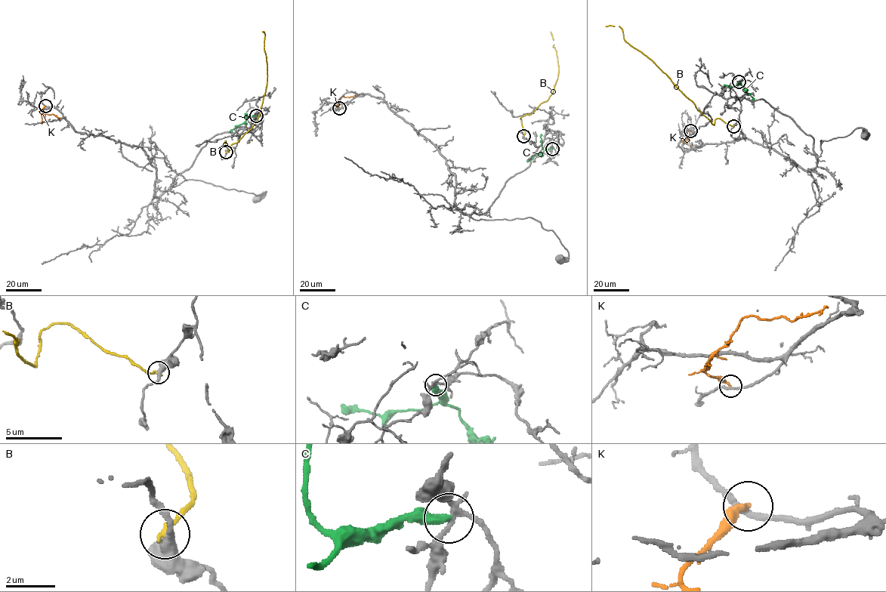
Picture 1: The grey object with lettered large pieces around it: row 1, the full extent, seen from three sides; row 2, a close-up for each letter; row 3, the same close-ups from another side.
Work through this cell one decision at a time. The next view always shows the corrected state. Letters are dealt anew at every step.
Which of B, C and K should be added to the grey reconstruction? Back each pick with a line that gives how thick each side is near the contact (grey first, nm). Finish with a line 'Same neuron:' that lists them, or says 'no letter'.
Same neuron: no letter

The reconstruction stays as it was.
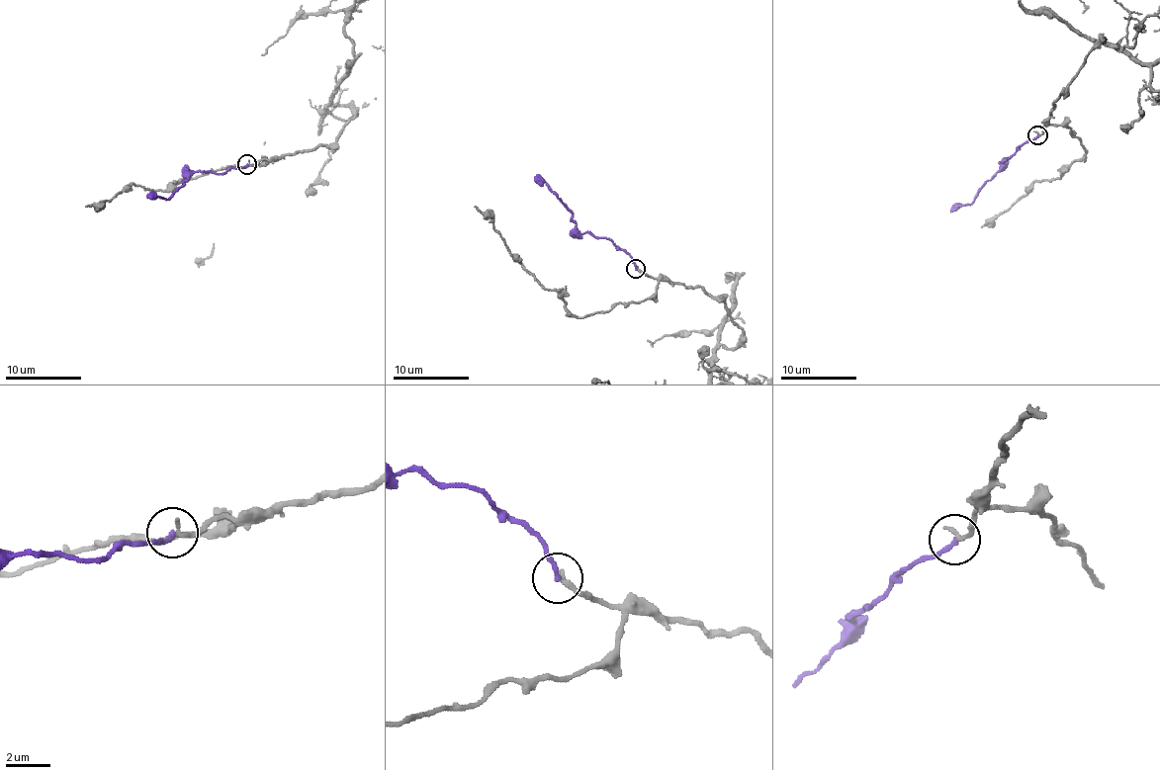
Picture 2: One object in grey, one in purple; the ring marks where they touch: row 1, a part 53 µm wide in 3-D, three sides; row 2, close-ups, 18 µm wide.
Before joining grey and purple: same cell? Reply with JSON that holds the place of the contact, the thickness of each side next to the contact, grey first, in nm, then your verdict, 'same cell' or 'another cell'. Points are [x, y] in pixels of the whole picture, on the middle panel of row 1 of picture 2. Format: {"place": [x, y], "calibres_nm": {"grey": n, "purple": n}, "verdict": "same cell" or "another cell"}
{"place": [636, 269], "calibres_nm": {"grey": 240, "purple": 240}, "verdict": "same cell"}

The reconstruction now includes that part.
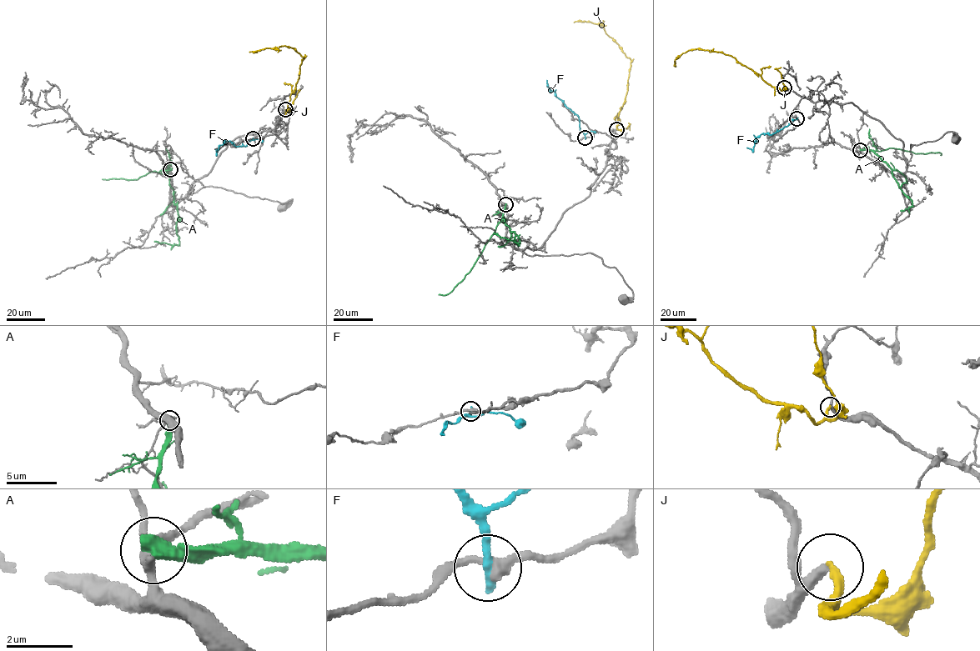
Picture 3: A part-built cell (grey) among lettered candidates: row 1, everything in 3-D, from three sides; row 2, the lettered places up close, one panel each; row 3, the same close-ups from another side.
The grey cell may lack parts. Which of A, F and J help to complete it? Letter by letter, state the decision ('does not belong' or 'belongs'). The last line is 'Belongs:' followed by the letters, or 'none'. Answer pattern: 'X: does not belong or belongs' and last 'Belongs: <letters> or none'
A: does not belong
F: does not belong
J: belongs
Belongs: J

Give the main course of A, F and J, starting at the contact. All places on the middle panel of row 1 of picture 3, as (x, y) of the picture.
A: (505, 204), (503, 217), (510, 232), (514, 231), (515, 241), (519, 245), (493, 233)
F: (585, 137), (580, 130), (577, 116), (550, 89), (546, 80)
J: (616, 128), (620, 123), (618, 112), (627, 89), (630, 59), (601, 25), (590, 22), (574, 22)

